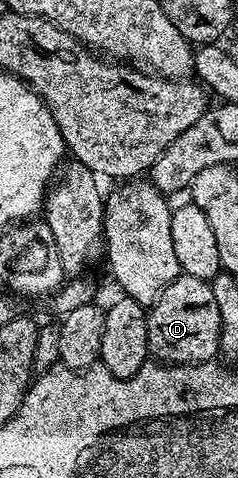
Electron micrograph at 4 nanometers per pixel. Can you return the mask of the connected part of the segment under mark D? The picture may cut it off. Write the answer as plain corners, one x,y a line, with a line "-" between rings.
181,274
169,286
165,286
165,290
155,299
155,303
150,305
147,313
147,347
156,361
168,366
211,362
220,355
219,311
208,281

